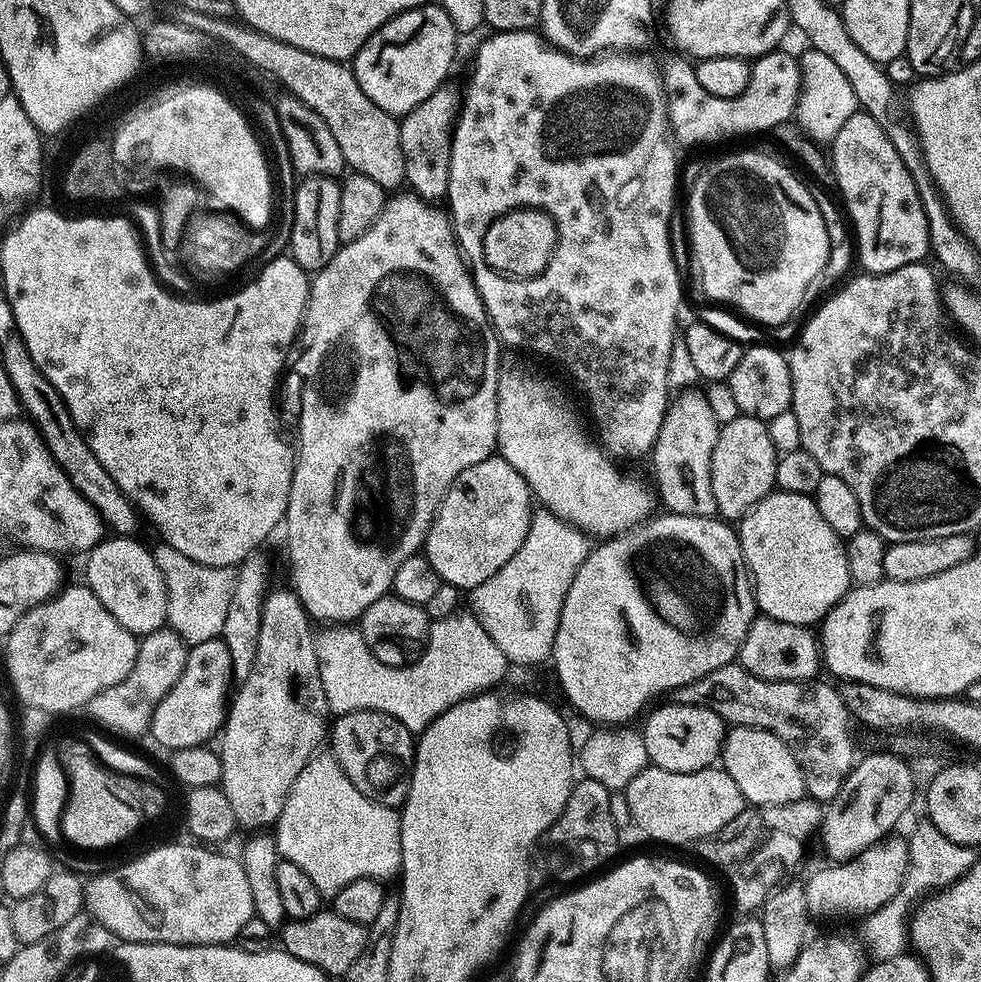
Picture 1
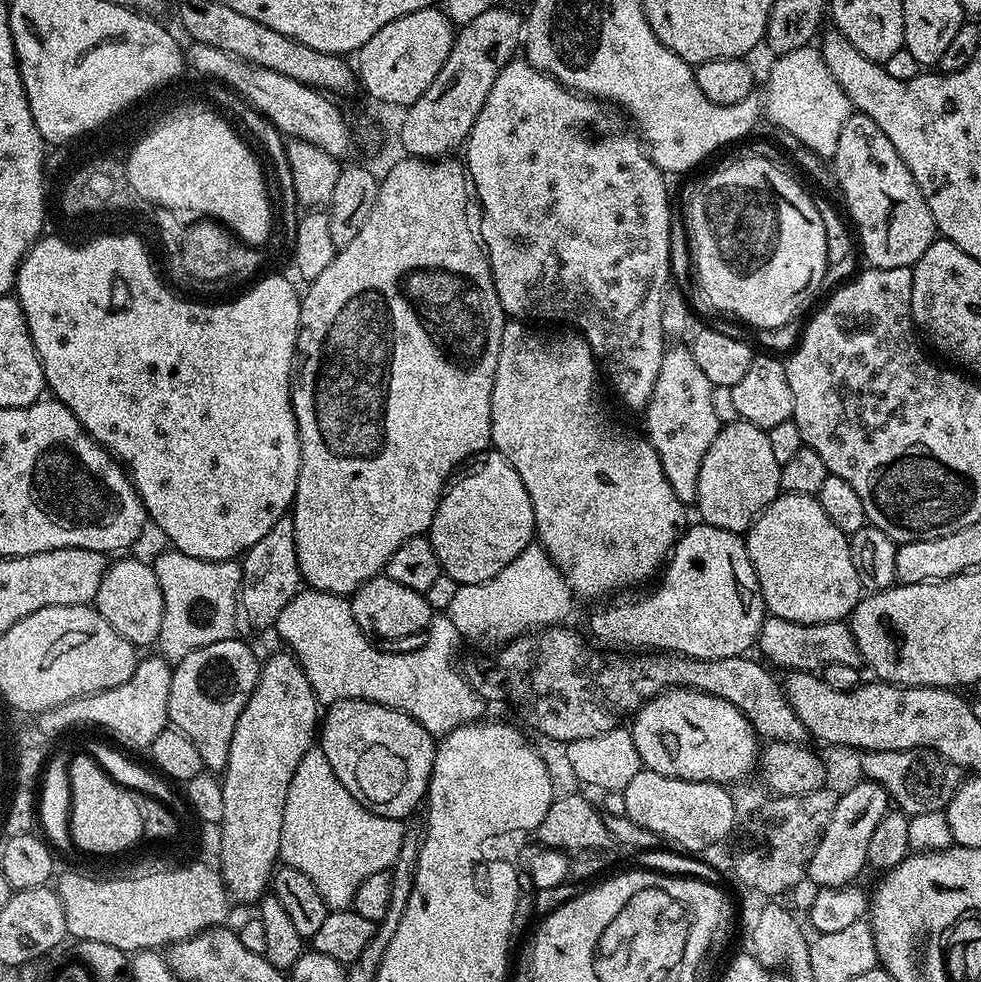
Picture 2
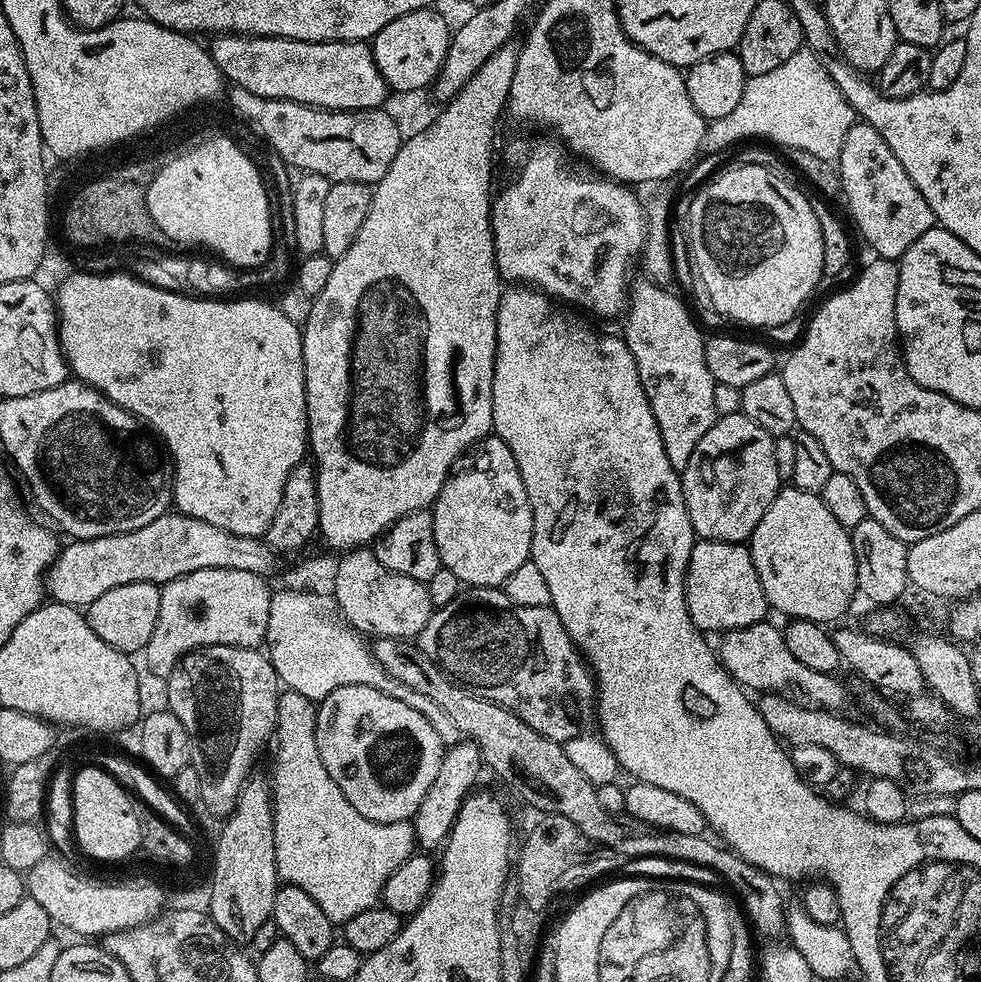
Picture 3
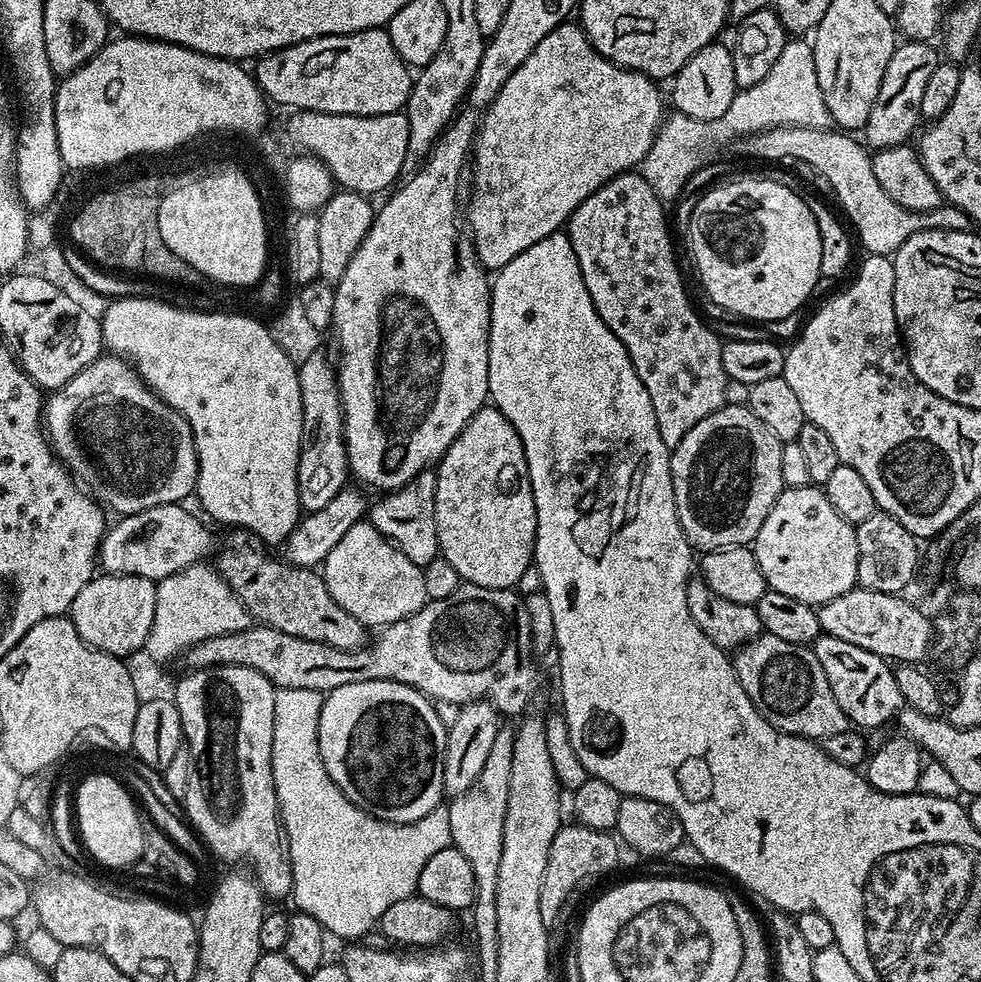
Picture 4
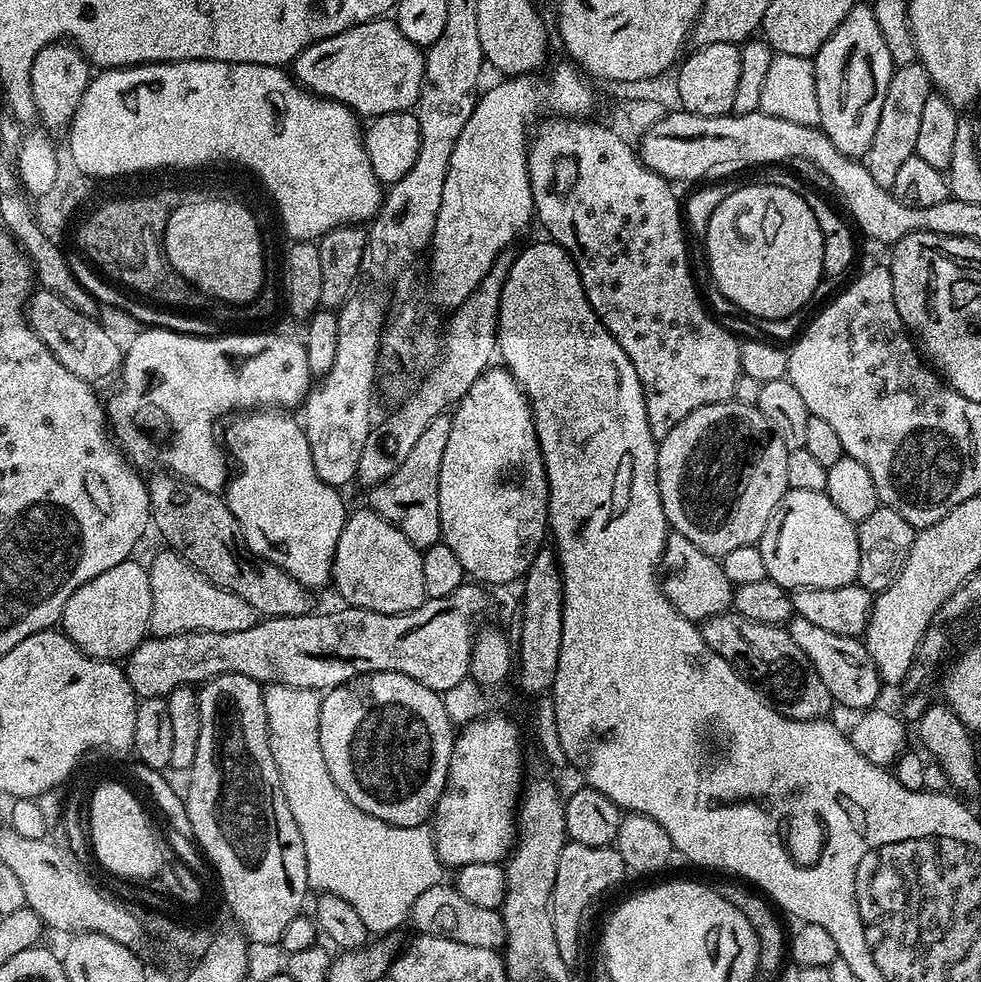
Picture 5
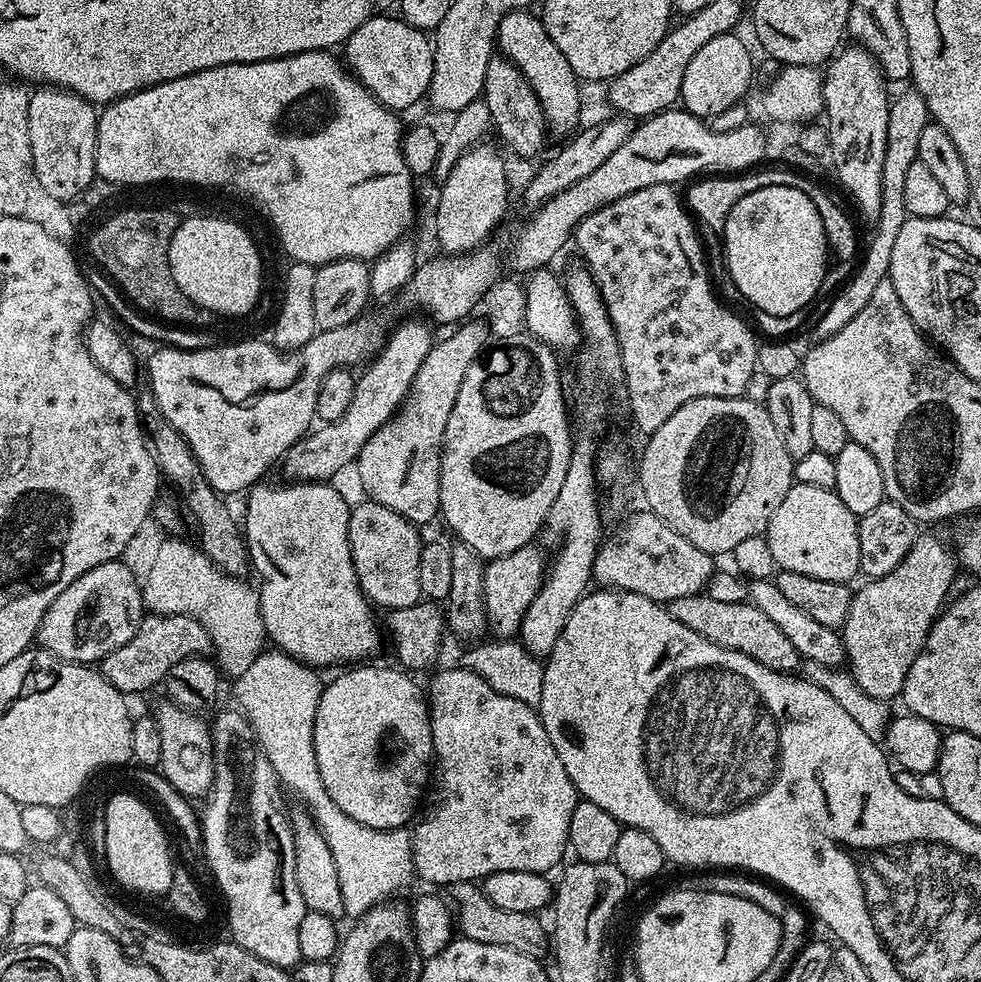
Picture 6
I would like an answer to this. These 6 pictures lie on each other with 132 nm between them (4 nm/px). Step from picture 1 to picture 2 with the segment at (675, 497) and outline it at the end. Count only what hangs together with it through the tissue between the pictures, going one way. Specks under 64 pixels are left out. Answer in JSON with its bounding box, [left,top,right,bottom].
[642,347,722,506]

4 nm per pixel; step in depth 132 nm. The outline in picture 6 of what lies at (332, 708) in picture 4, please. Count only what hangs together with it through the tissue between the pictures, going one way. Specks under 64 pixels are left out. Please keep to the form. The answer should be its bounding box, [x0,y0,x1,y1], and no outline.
[314,666,434,828]

